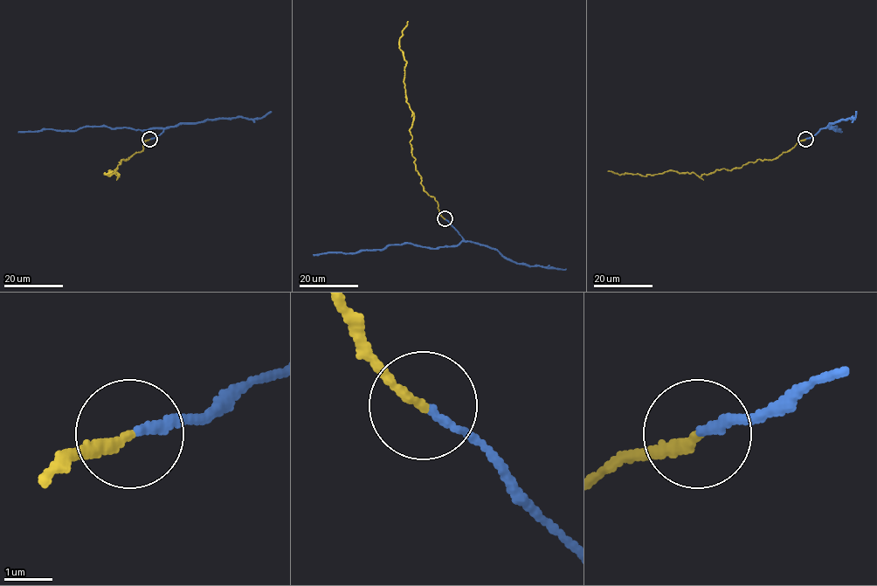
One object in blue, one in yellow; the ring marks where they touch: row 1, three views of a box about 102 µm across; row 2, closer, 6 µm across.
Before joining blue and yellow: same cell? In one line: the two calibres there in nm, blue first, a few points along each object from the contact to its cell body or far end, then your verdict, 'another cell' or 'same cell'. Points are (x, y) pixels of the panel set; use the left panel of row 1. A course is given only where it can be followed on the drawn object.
160 nm thick on the blue side, 200 nm on the other; blue runs (149, 139), (168, 127), (134, 129), (94, 126), (75, 130), (18, 132); yellow runs (149, 139), (142, 150), (119, 162), (114, 170), (119, 175), (109, 170), (109, 176), (104, 173), (113, 171); same cell

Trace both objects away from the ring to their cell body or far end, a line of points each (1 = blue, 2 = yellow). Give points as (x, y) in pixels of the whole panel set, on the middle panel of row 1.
1: (445, 218), (463, 239), (456, 245), (428, 248), (407, 243), (355, 252), (313, 255)
2: (445, 218), (437, 201), (424, 189), (410, 142), (414, 114), (406, 102), (406, 62), (399, 44), (408, 21)

